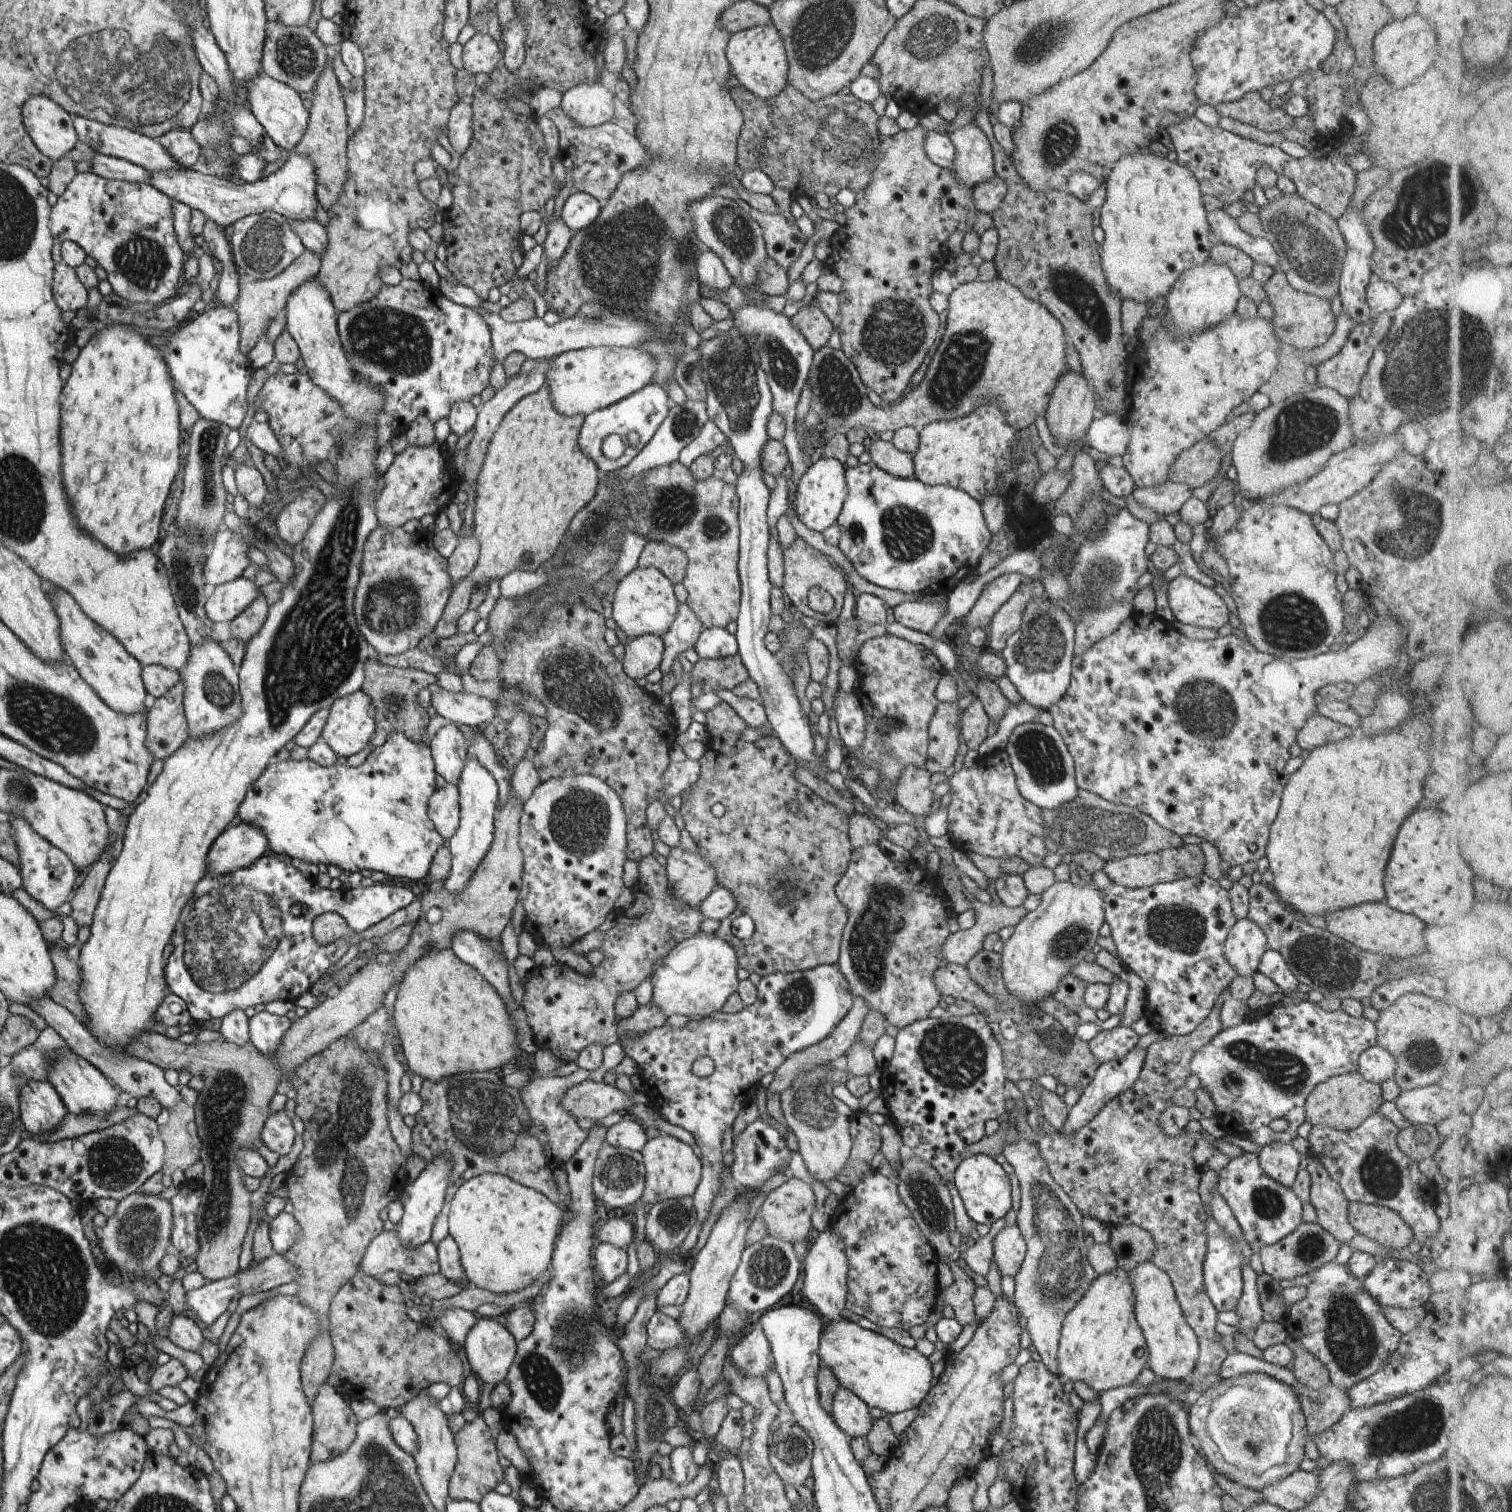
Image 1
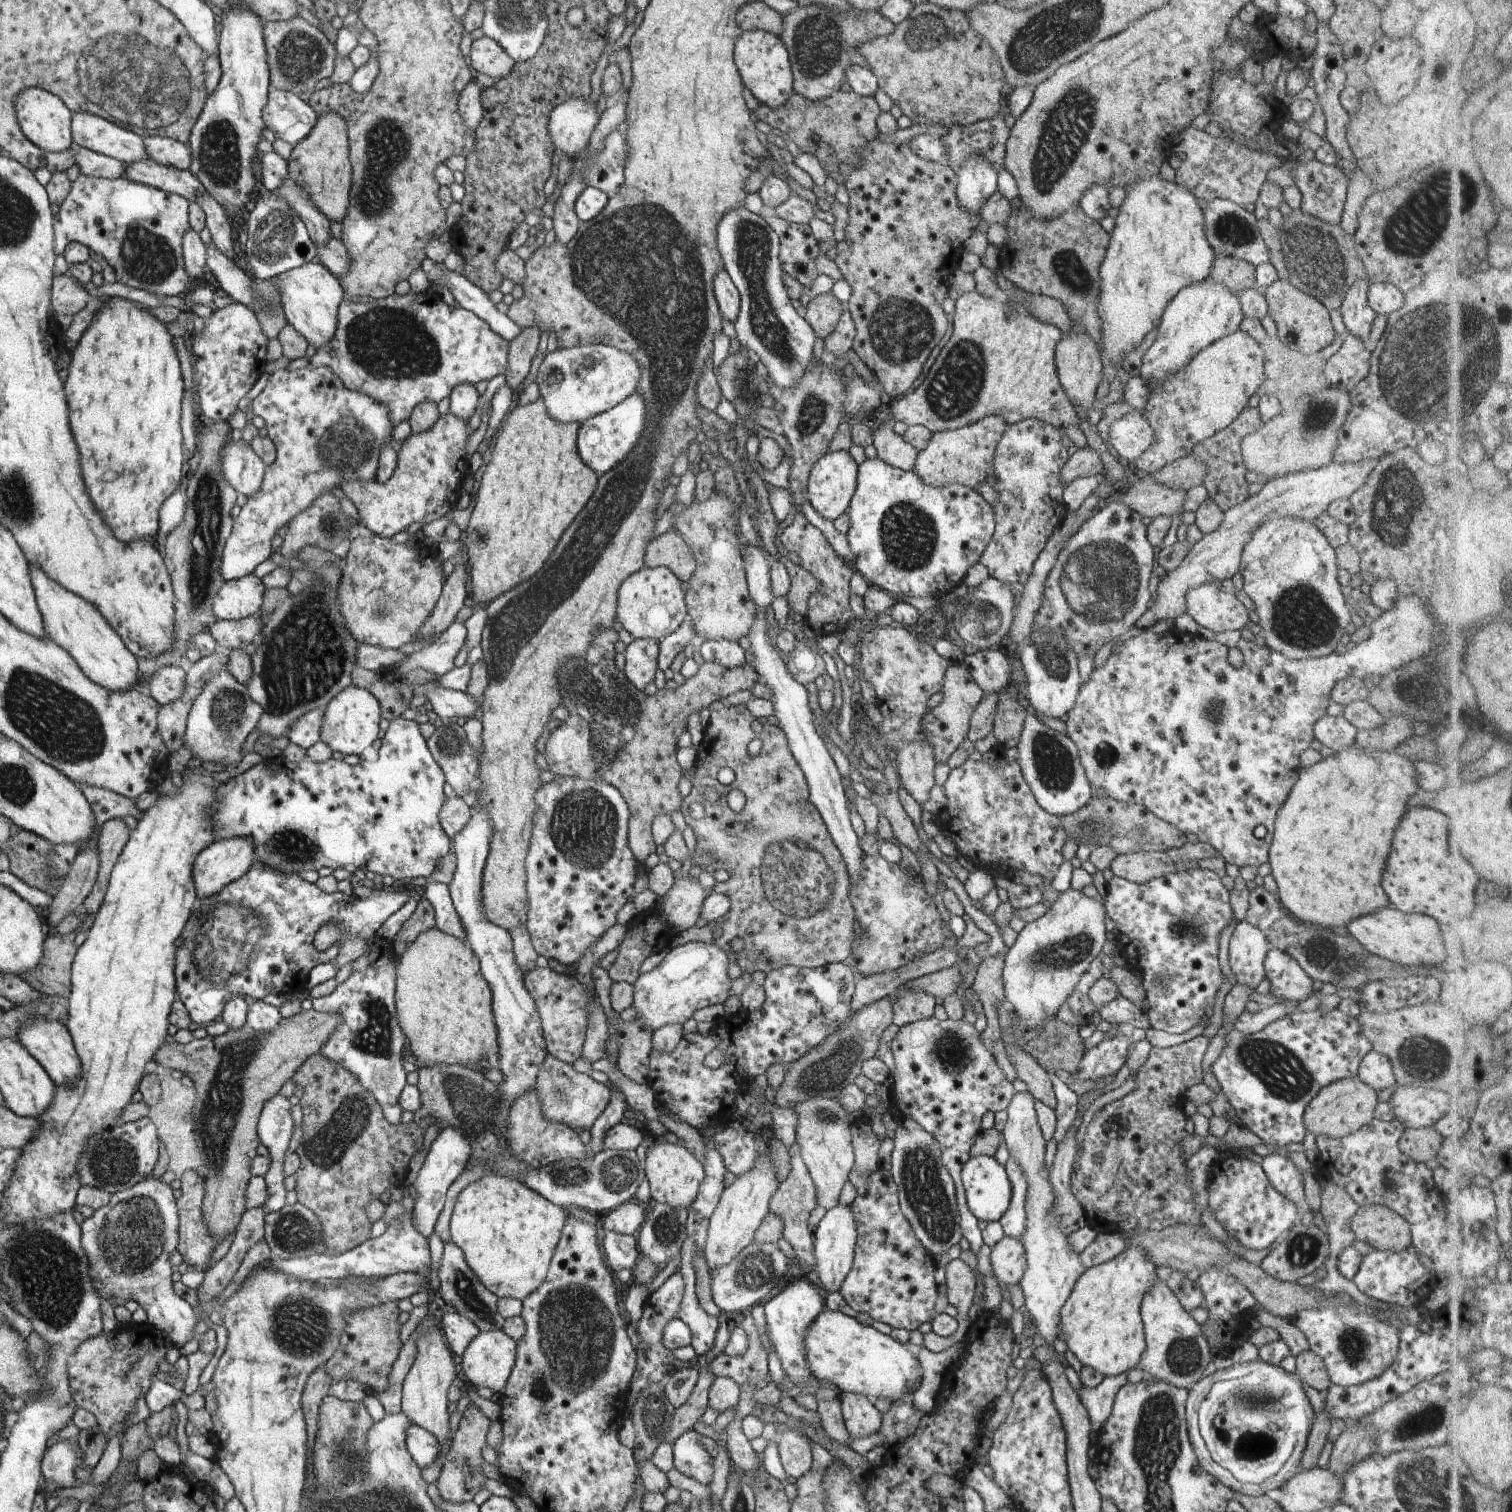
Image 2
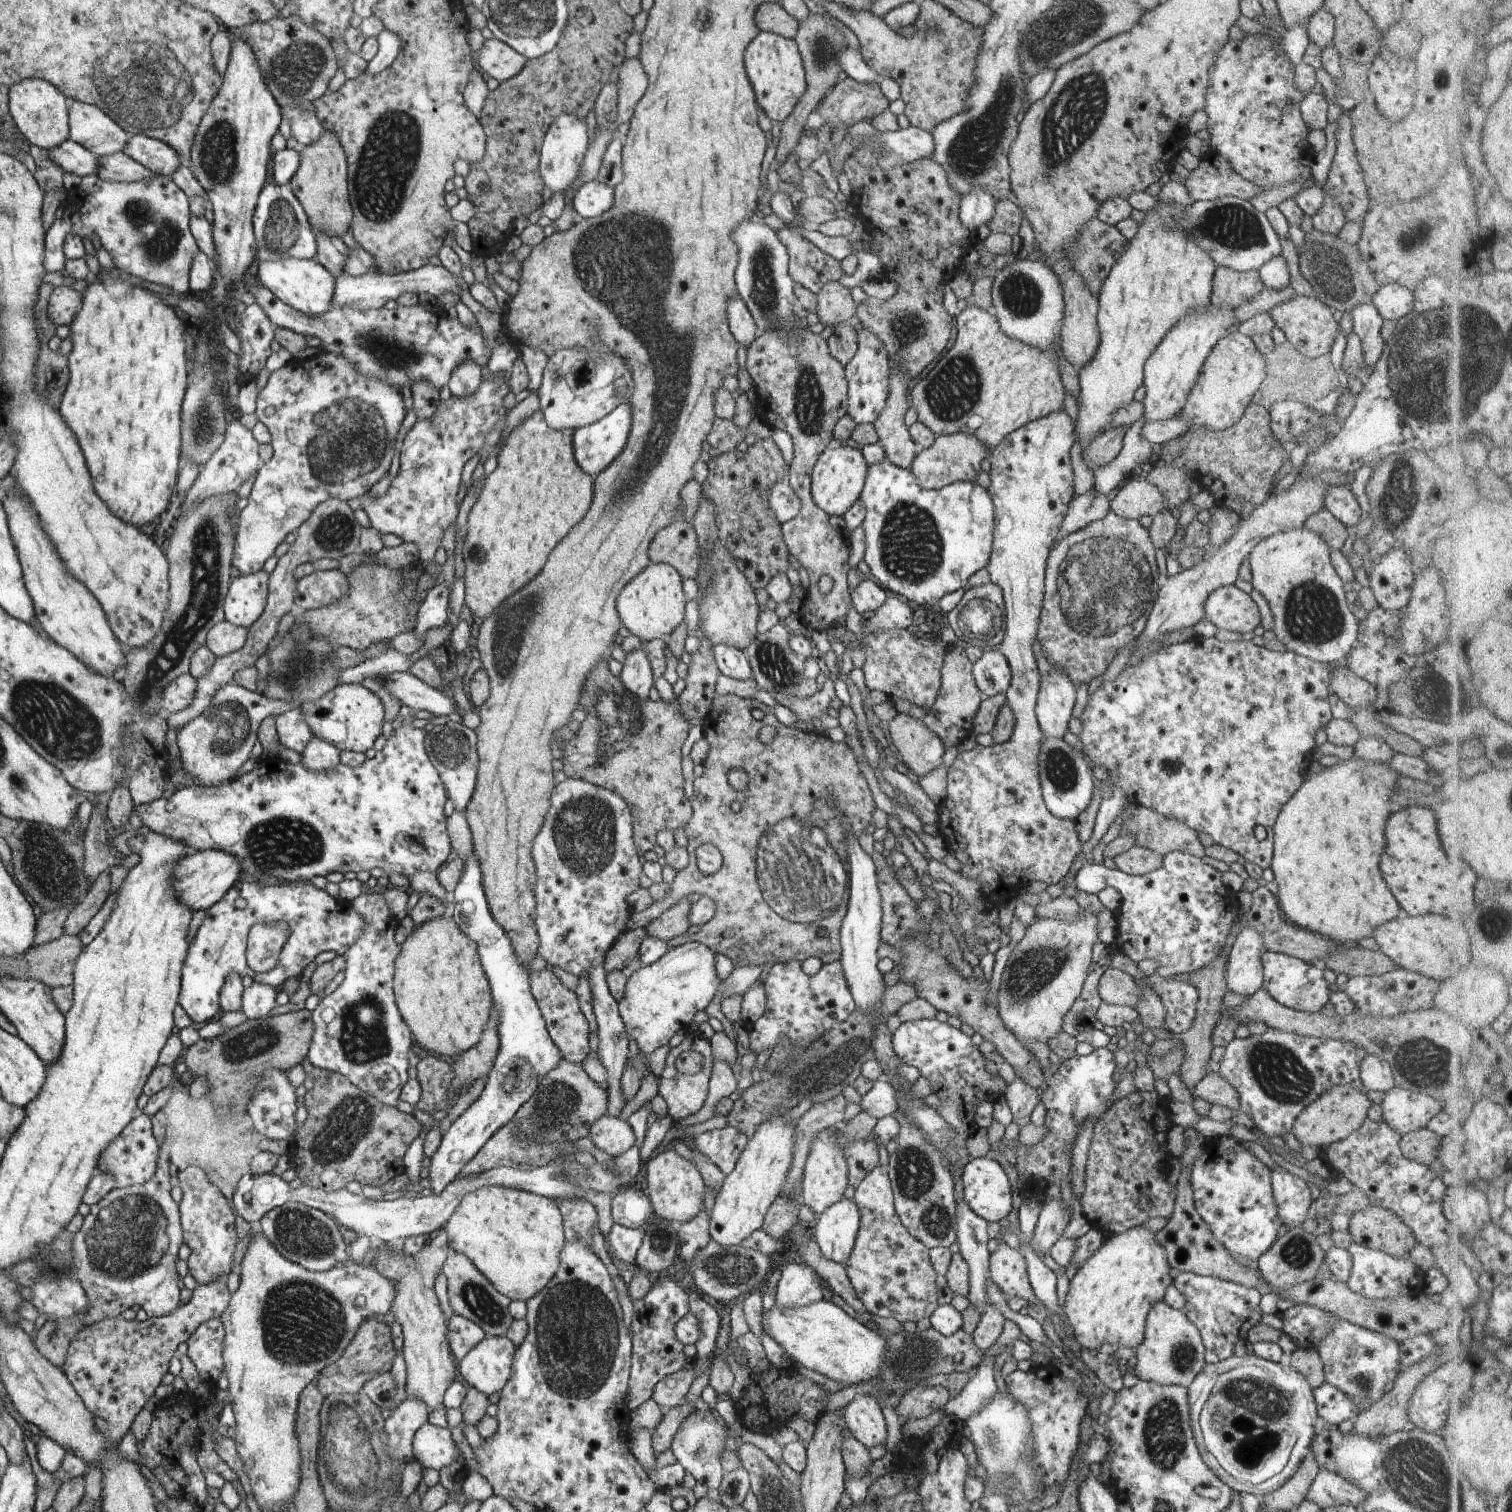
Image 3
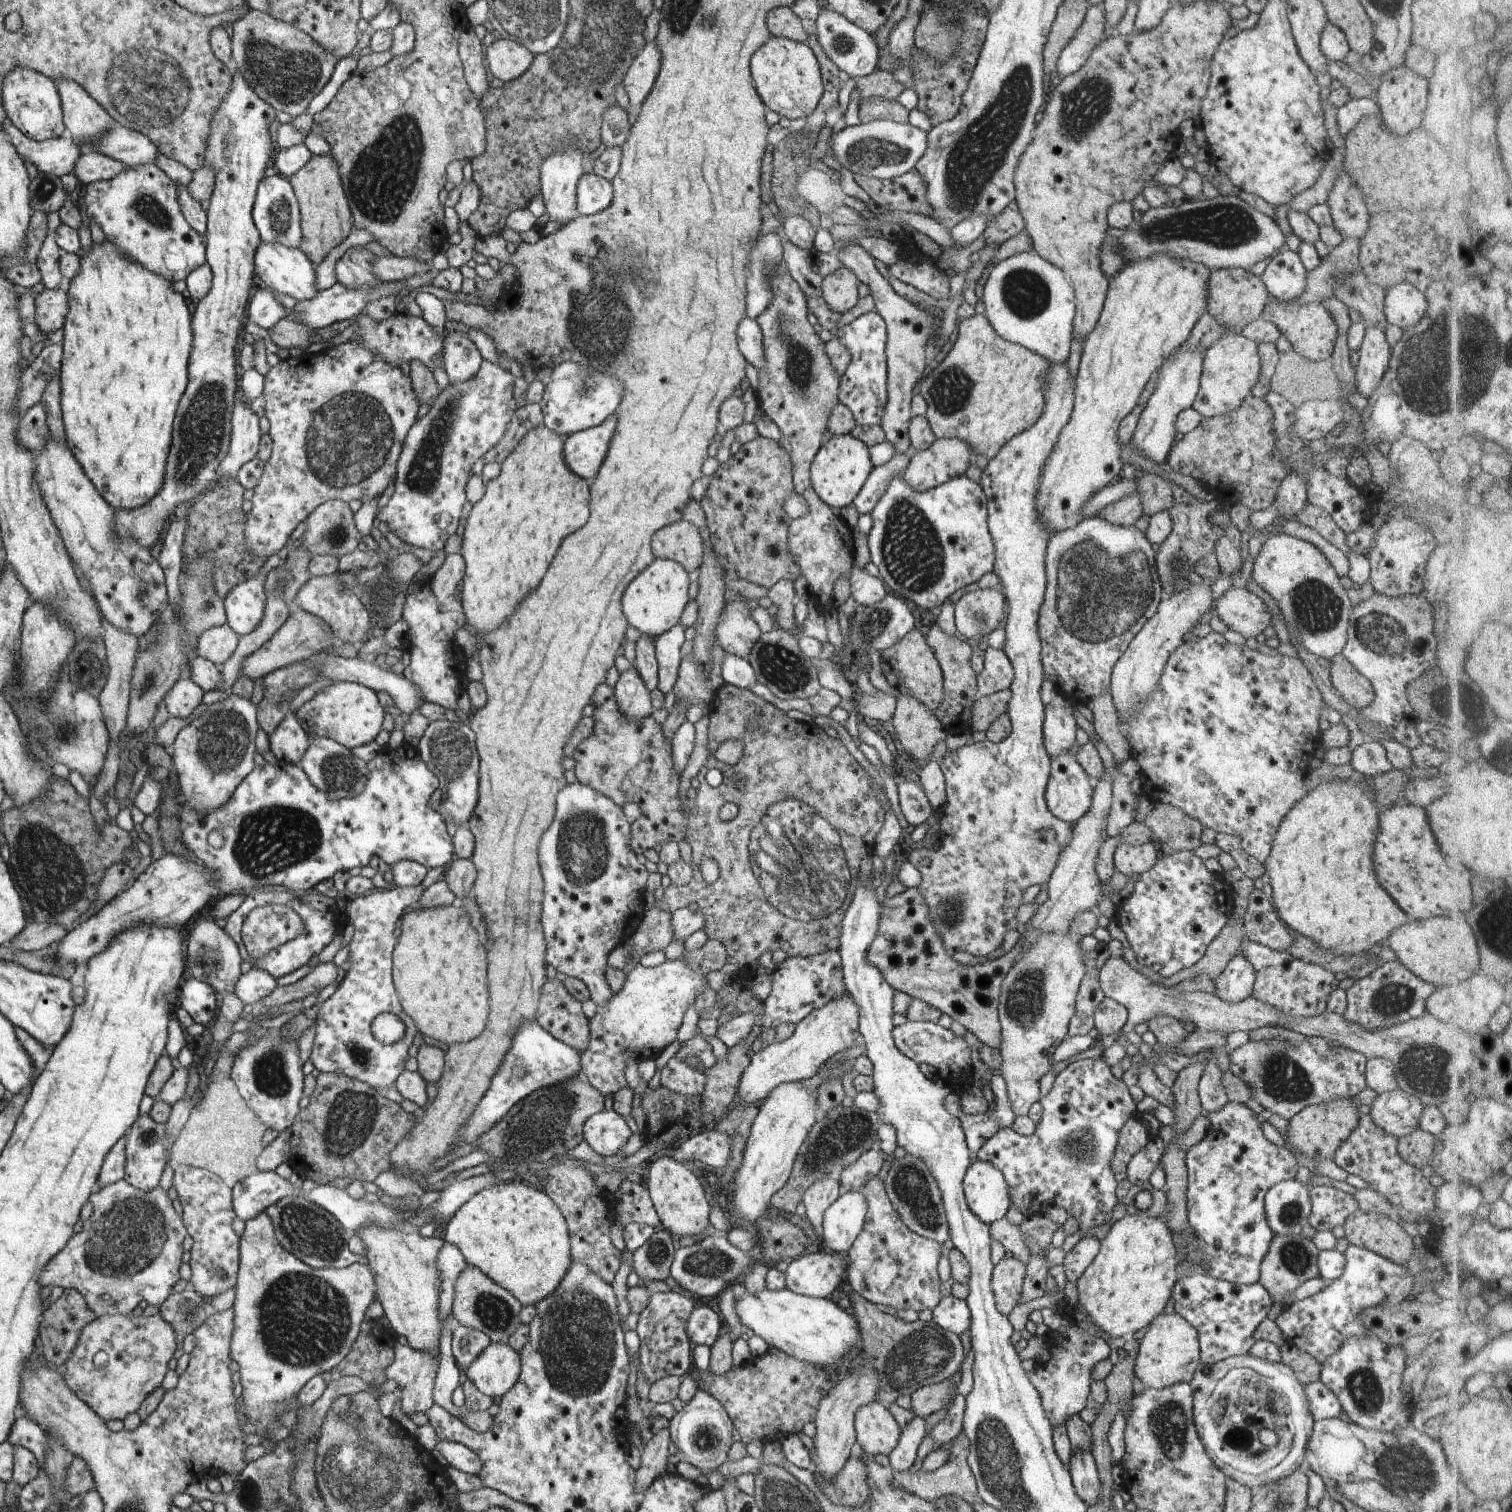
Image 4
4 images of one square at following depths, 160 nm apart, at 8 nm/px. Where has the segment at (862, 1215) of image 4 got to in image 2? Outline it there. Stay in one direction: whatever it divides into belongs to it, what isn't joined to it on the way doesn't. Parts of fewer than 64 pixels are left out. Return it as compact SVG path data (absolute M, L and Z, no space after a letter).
M837 1204L827 1209L817 1227L813 1228L814 1254L817 1260L816 1268L810 1277L812 1280L831 1292L838 1291L853 1265L855 1246L857 1243L857 1226L851 1205Z

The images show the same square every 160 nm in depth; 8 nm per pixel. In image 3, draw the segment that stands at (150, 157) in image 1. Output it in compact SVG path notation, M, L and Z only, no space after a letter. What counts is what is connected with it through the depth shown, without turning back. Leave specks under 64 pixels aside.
M71 102L71 139L99 157L123 152L131 135L95 104Z

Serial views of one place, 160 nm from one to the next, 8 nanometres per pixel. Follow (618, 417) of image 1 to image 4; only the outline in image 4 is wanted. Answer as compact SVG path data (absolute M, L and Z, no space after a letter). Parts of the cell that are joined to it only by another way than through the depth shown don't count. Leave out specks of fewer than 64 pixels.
M615 414L601 425L571 434L563 446L565 462L580 478L594 481L600 470L615 432Z

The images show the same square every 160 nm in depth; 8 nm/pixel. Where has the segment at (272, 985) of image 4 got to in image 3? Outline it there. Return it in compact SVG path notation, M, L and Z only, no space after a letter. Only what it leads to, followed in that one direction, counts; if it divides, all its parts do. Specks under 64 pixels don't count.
M254 981L243 990L242 1009L248 1019L264 1019L277 1006L276 995L279 989L272 985Z

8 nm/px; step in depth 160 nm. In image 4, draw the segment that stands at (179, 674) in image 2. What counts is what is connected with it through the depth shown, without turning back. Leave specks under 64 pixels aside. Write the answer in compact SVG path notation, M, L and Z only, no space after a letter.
M182 678L165 694L164 702L171 716L188 718L207 694L191 678Z

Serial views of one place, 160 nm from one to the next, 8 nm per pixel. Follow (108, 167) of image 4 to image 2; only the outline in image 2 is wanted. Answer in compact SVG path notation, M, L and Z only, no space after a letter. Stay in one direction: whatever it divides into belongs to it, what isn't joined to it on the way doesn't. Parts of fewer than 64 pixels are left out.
M148 157L126 163L126 172L122 177L183 196L189 202L207 193L202 182L190 170L181 171L176 167L164 166Z

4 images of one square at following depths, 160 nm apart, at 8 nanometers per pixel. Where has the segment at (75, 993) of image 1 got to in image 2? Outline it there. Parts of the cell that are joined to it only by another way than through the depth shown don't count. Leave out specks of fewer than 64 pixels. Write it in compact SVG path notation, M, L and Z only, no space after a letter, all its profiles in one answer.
M50 933L41 964L36 969L20 973L20 978L42 995L68 998L71 993L71 964L77 951L75 935Z

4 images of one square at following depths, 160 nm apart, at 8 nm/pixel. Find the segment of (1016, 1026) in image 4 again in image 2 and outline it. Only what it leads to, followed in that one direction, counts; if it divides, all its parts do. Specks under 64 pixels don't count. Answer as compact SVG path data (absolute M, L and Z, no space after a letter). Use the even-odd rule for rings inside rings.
M1072 888L1063 892L1058 900L1046 911L1044 916L1029 922L1018 933L1016 942L1005 954L1002 971L1006 1004L1009 1006L1015 1021L1019 1021L1025 1029L1044 1026L1056 1018L1060 1007L1073 993L1081 976L1086 972L1094 958L1109 950L1104 927L1105 906L1089 898L1081 891ZM1016 1092L1007 1108L1007 1122L1003 1130L1009 1153L1013 1153L1024 1171L1027 1180L1027 1195L1025 1196L1026 1228L1022 1243L1027 1255L1027 1269L1021 1278L1020 1288L1025 1295L1025 1316L1041 1336L1047 1346L1057 1337L1057 1326L1061 1322L1061 1308L1070 1296L1078 1277L1086 1270L1082 1266L1079 1254L1069 1245L1064 1230L1057 1224L1053 1213L1053 1188L1049 1182L1048 1170L1044 1164L1046 1144L1038 1125L1034 1110L1035 1098L1028 1092Z

